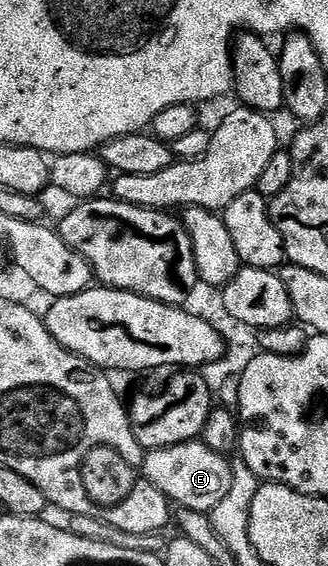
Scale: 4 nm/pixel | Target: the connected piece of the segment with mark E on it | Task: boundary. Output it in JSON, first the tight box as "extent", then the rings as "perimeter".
{"extent":[140,441,234,513],"perimeter":[[[201,441],[146,451],[140,471],[149,483],[156,485],[156,489],[166,495],[171,504],[207,513],[220,505],[224,497],[228,497],[228,489],[232,489],[234,476],[231,460],[208,449],[208,445]]]}

